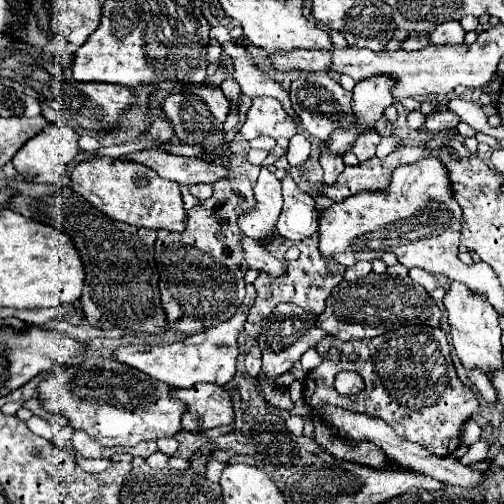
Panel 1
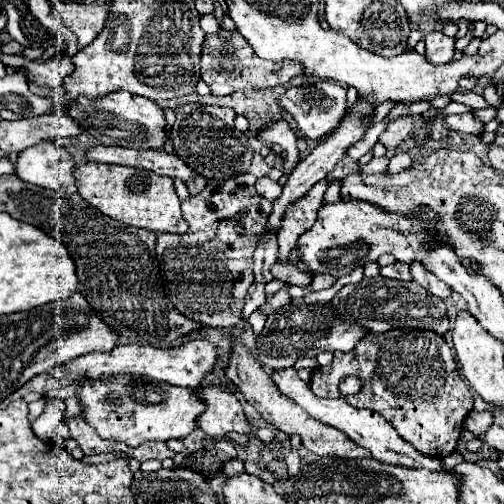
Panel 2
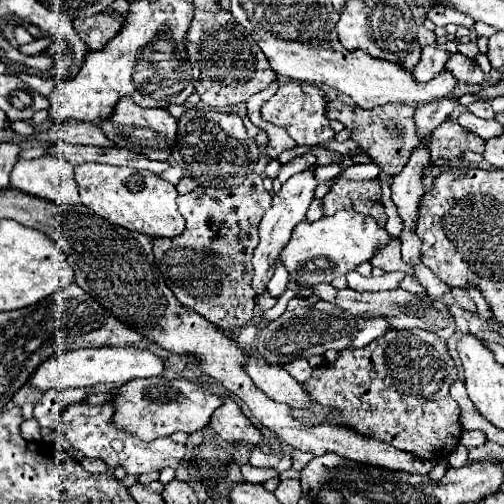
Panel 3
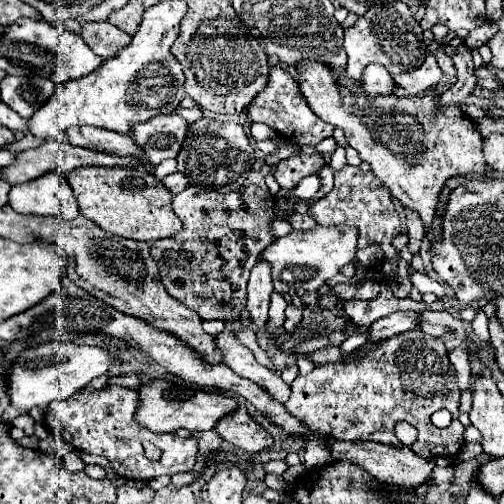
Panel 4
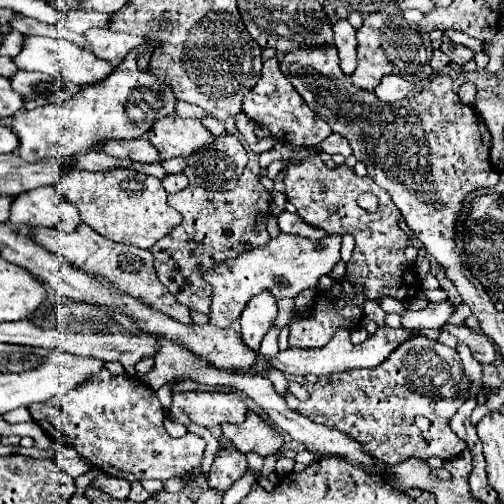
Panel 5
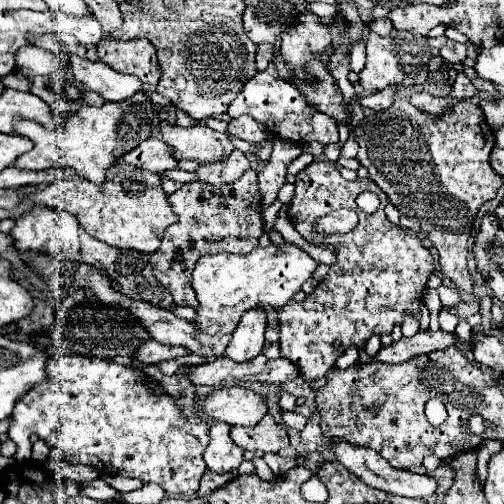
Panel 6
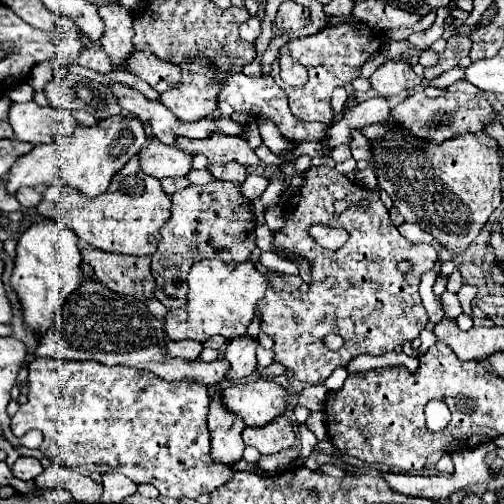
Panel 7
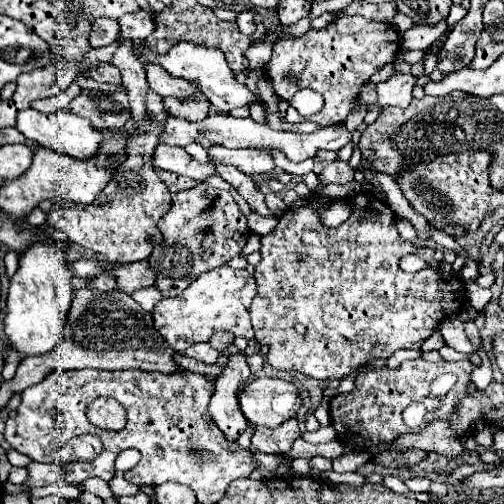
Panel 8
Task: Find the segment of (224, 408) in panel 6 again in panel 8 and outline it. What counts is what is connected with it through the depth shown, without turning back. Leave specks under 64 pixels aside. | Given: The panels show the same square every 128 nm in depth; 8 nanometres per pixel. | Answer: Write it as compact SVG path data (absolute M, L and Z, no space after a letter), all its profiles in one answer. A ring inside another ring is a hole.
M258 378L238 394L240 410L254 426L276 428L302 406L300 390L282 378Z

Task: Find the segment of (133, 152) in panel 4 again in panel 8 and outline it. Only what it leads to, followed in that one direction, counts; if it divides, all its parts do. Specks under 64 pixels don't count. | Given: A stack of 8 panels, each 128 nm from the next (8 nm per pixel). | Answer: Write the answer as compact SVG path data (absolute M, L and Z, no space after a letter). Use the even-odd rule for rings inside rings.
M166 144L156 146L152 162L154 162L154 168L168 170L168 172L174 172L174 174L180 174L180 176L188 176L188 178L198 180L198 182L202 182L204 178L214 174L212 162L200 164L192 156L188 156L184 148L172 148L172 146L166 146Z

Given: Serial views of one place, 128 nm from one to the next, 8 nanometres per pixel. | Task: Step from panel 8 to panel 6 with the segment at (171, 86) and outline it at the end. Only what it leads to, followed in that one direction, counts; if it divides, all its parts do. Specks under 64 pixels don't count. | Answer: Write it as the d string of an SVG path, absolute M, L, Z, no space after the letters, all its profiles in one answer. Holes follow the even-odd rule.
M102 36L102 40L96 44L96 50L98 50L98 58L102 62L106 62L108 66L112 66L114 70L118 72L124 72L124 74L132 74L136 78L142 80L142 84L148 84L148 86L156 86L158 80L160 80L160 66L158 66L158 60L156 60L156 48L152 46L150 40L120 40L120 38L114 38L114 36Z

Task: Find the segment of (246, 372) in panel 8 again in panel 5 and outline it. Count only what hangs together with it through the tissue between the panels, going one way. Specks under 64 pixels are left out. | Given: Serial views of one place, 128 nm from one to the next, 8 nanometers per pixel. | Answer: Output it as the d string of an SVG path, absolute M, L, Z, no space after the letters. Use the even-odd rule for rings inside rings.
M268 290L260 292L256 298L252 298L244 306L244 312L240 314L244 344L250 346L252 350L258 350L260 342L262 342L262 336L274 324L276 314L278 314L276 298L272 294L268 294ZM224 436L220 438L220 450L216 454L216 460L210 468L208 476L208 488L226 492L238 478L242 478L246 472L246 458L242 452L238 452L230 440Z

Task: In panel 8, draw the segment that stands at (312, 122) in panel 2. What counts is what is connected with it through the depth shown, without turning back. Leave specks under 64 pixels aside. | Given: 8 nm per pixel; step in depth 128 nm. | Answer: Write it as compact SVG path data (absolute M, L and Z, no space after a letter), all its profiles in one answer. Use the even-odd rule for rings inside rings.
M182 42L182 44L174 46L166 56L156 56L152 52L146 52L146 60L154 62L154 64L160 64L172 76L184 78L188 82L196 82L202 88L202 94L210 100L210 104L218 112L224 112L226 114L232 108L250 106L250 104L262 104L262 98L258 94L254 94L246 84L240 84L236 80L234 72L228 68L228 62L224 60L224 52L220 52L218 48L204 48L200 44Z

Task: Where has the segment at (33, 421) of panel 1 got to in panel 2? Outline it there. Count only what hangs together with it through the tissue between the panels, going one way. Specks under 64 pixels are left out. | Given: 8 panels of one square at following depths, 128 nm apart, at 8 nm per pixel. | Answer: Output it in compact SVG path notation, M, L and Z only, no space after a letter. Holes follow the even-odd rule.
M58 398L47 399L44 412L32 422L32 430L40 436L40 440L50 443L57 434L58 426L63 424L66 406Z

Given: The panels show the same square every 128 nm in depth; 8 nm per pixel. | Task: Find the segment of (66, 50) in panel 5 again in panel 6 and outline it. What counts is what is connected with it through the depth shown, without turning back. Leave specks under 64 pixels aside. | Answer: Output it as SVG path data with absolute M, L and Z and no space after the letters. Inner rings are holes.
M68 54L68 56L70 56L68 70L74 74L74 78L110 102L132 98L140 90L142 82L136 76L120 74L114 68L108 68L108 64L104 64L102 60L92 62L76 54Z

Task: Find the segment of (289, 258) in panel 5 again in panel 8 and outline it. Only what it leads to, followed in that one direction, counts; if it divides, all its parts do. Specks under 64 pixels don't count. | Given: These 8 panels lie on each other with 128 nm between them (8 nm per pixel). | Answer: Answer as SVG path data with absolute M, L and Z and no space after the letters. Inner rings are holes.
M220 266L200 274L180 296L160 300L154 310L154 326L164 336L164 340L176 350L186 350L190 344L208 342L216 330L232 332L246 340L252 338L250 324L250 302L256 296L256 280L248 270L234 270L230 266Z

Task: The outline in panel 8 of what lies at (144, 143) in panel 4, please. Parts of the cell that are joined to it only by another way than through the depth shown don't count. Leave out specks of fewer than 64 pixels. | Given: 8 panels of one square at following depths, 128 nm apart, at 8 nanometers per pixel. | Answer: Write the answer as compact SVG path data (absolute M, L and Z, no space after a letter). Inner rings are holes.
M212 146L208 148L210 160L216 164L232 164L240 168L244 174L266 174L274 168L274 160L268 152L256 150L256 148L244 148L244 150L230 150L224 146Z

